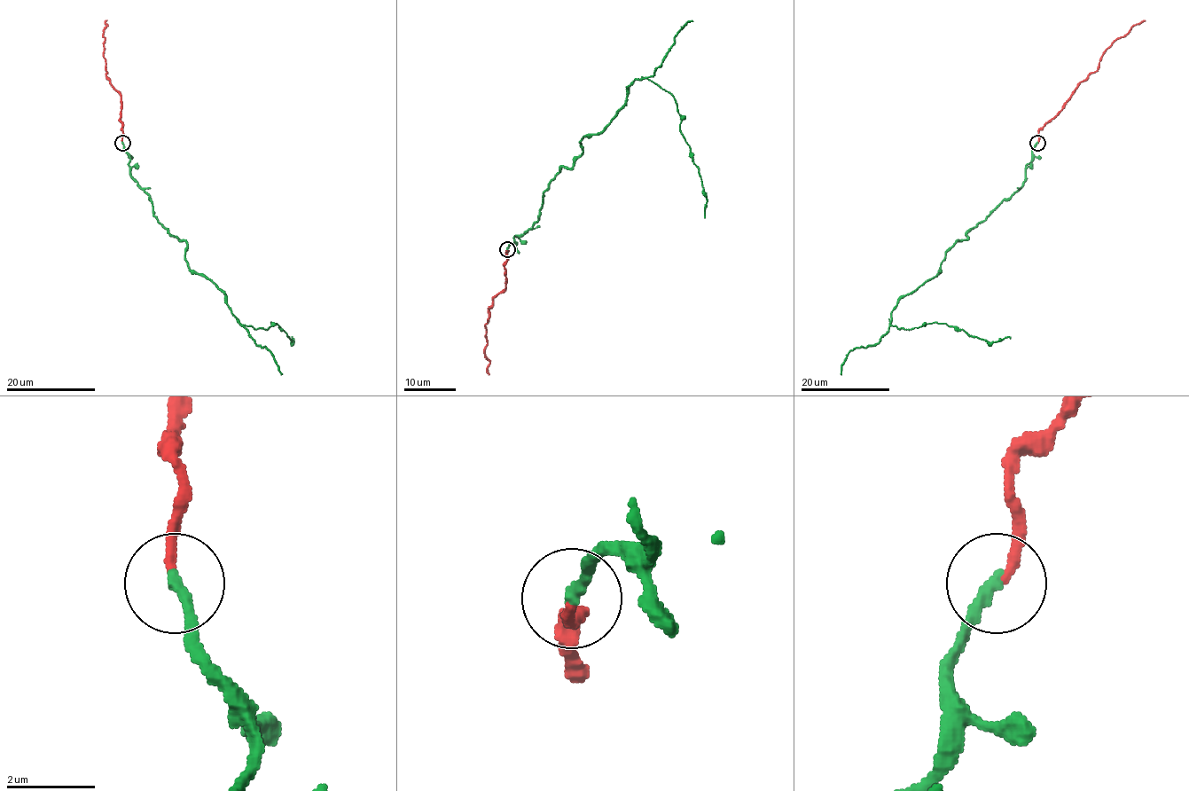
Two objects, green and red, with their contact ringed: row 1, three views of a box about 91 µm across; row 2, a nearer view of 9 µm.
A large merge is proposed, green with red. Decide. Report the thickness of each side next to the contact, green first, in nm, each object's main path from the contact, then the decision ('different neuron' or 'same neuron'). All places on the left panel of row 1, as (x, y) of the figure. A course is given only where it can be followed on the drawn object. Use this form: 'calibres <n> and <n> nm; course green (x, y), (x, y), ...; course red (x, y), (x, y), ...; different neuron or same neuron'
calibres 280 and 200 nm; course green (121, 143), (153, 215), (186, 243), (189, 268), (225, 296), (242, 325), (276, 323), (292, 338); course red (121, 143), (121, 95), (106, 74), (104, 57), (103, 29), (107, 20); same neuron

